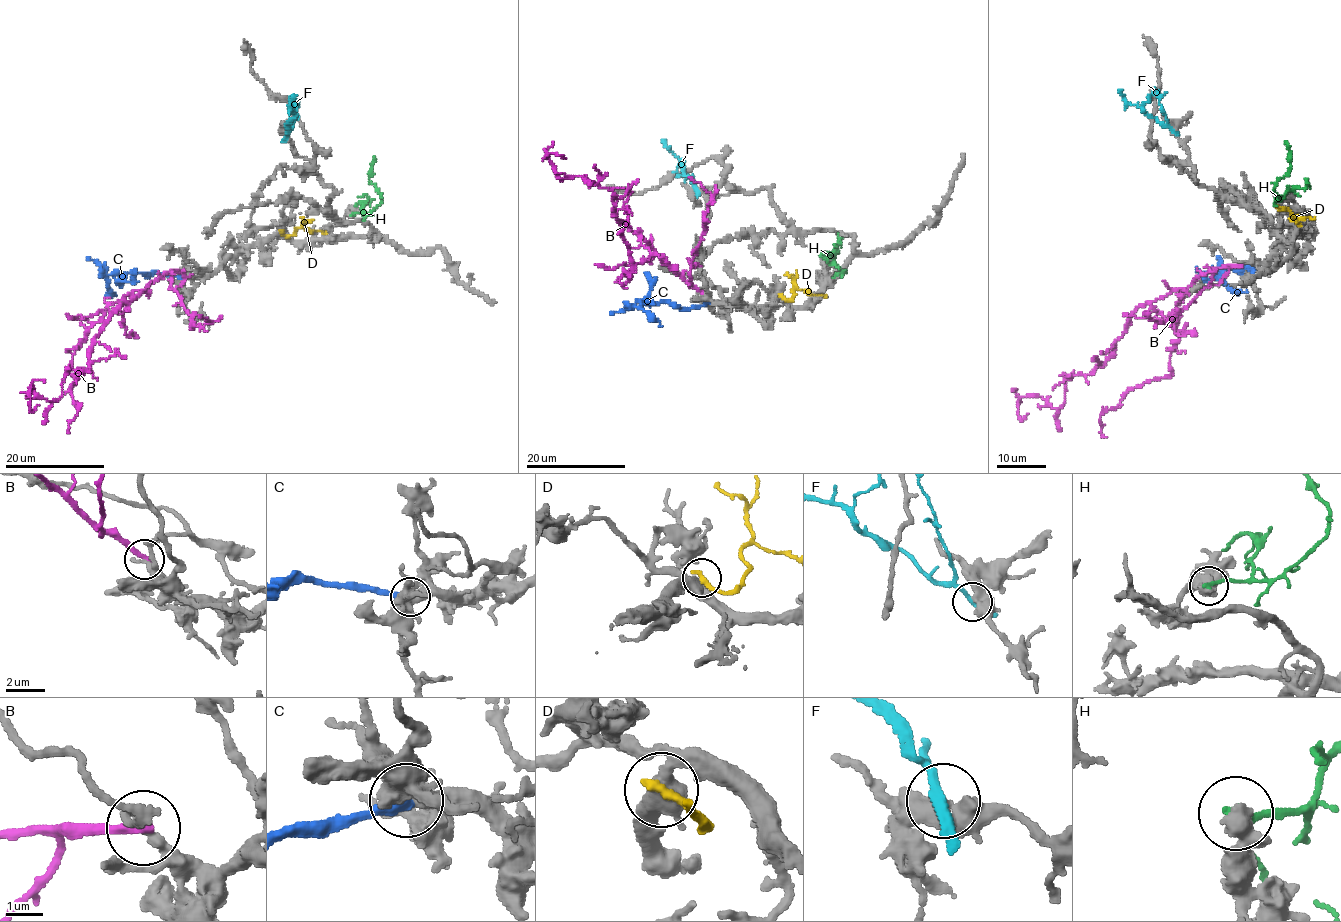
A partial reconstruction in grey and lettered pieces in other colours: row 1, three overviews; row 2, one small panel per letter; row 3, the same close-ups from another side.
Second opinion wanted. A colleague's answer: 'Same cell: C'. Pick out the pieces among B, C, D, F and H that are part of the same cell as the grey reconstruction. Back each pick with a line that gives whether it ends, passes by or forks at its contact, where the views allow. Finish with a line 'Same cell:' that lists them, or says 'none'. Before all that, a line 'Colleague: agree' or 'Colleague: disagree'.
Colleague: agree
C: it ends
Same cell: C

